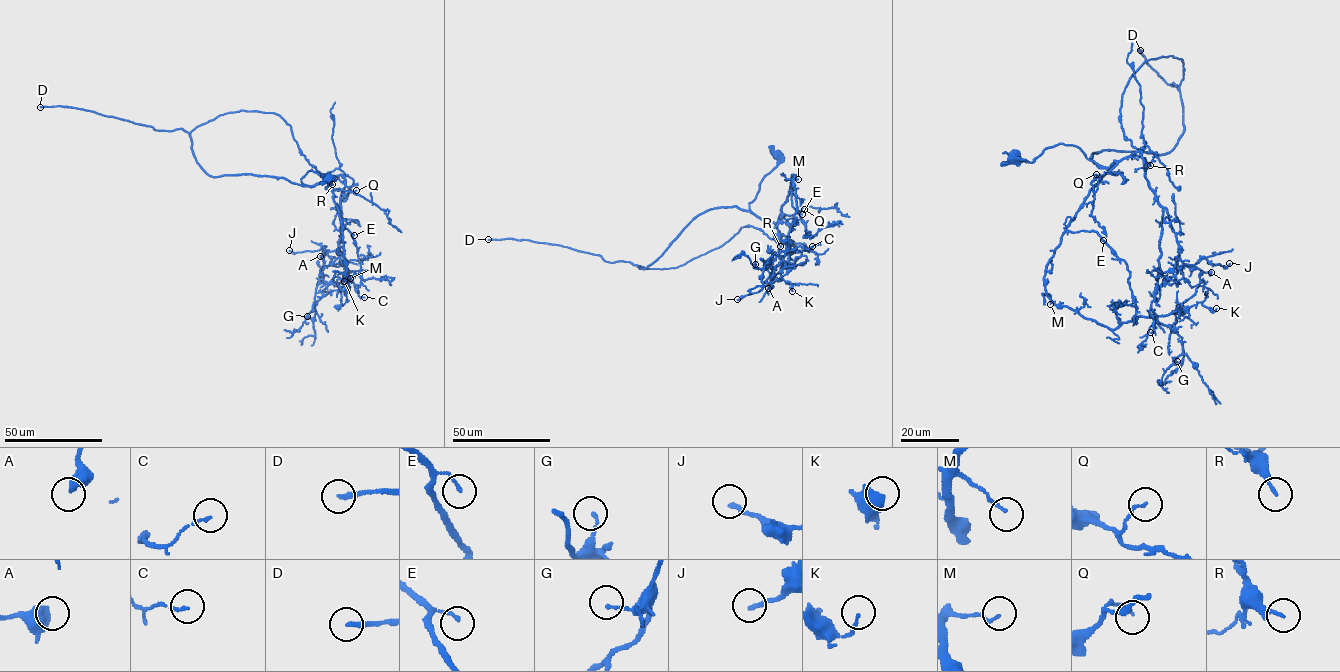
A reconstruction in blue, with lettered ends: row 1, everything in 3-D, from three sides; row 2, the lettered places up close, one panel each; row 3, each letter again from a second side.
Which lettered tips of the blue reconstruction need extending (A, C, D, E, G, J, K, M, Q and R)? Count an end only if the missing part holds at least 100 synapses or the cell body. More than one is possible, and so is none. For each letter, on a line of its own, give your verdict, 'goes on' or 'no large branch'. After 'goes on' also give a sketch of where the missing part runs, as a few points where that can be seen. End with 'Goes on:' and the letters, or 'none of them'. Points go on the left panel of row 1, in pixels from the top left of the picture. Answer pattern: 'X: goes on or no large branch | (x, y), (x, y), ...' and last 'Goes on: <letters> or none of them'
A: no large branch
C: no large branch
D: goes on
E: no large branch
G: no large branch
J: no large branch
K: no large branch
M: no large branch
Q: no large branch
R: no large branch
Goes on: D

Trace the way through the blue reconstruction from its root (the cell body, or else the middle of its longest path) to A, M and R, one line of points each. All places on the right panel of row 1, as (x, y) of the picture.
A: (1015, 158), (1032, 162), (1047, 148), (1072, 144), (1109, 167), (1139, 152), (1179, 259), (1211, 272)
M: (1015, 158), (1032, 162), (1064, 144), (1103, 167), (1116, 163), (1090, 190), (1049, 260), (1044, 284), (1050, 304)
R: (1015, 158), (1032, 162), (1046, 149), (1064, 144), (1078, 147), (1103, 167), (1135, 155), (1150, 165)

